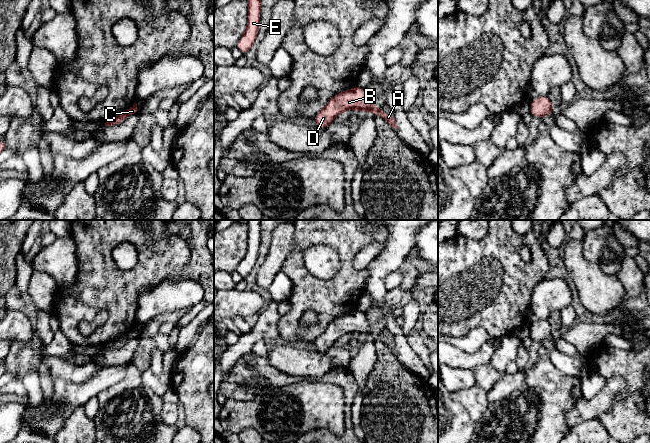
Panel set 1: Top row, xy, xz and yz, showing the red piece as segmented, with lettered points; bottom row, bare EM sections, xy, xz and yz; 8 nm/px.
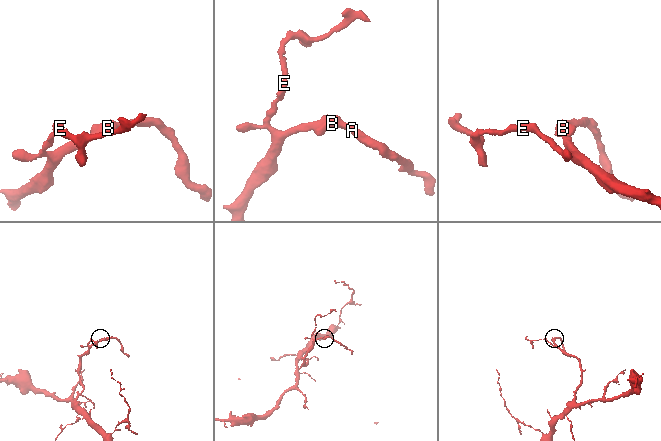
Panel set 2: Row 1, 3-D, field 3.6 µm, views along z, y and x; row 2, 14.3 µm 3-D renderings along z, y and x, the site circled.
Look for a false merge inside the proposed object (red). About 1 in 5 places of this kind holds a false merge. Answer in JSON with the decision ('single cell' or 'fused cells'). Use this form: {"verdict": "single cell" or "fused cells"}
{"verdict": "single cell"}

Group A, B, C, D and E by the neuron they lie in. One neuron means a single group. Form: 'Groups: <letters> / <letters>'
Groups: A B C D E

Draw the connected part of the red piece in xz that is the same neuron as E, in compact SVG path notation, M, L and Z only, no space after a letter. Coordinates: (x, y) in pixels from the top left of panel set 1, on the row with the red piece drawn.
M247 0L249 17L247 18L247 28L241 36L237 48L245 55L256 40L260 24L259 14L261 12L260 0Z

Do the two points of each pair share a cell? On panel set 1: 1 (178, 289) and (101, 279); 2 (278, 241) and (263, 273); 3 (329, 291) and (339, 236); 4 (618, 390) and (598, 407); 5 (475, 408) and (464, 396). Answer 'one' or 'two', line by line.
1: two
2: one
3: one
4: one
5: one

